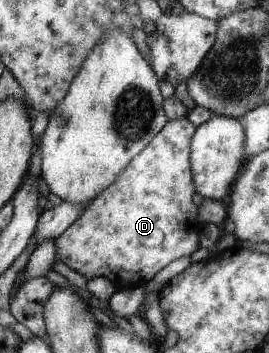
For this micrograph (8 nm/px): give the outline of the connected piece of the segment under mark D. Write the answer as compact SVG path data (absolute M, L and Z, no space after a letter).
M185 116L167 120L149 143L126 163L113 183L87 203L65 231L53 240L56 259L87 280L105 277L118 290L141 286L174 259L183 255L187 257L197 250L197 237L203 223L197 220L198 207L191 200L195 188L188 158L190 139L195 128Z

